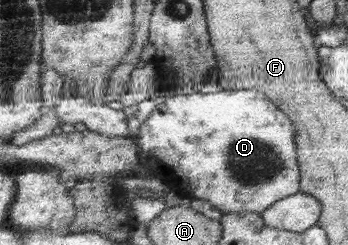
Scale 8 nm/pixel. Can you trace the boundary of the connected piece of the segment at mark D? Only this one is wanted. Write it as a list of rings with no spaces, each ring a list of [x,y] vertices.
[[[236,90],[236,111],[232,99],[234,91],[174,95],[158,105],[154,115],[142,125],[142,135],[132,139],[137,143],[142,164],[154,169],[156,176],[186,202],[204,199],[224,214],[264,213],[278,201],[294,196],[301,186],[301,165],[296,160],[294,141],[297,129],[293,127],[293,121],[261,91]]]

